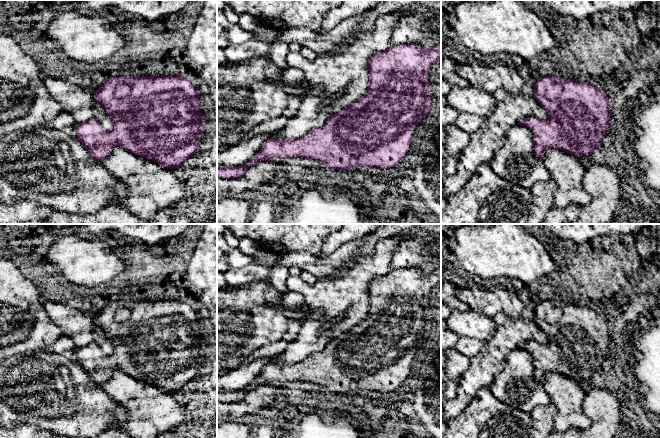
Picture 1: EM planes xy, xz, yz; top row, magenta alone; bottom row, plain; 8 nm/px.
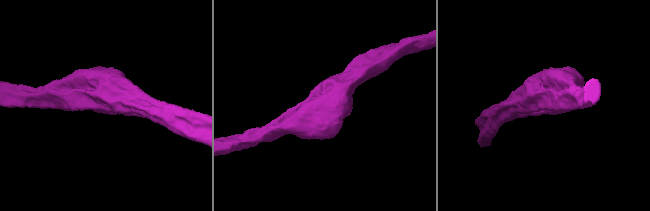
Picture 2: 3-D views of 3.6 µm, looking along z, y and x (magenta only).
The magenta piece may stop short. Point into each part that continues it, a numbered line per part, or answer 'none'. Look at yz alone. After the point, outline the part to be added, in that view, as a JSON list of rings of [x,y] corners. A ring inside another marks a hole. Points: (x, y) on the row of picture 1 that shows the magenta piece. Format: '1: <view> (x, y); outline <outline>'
none

